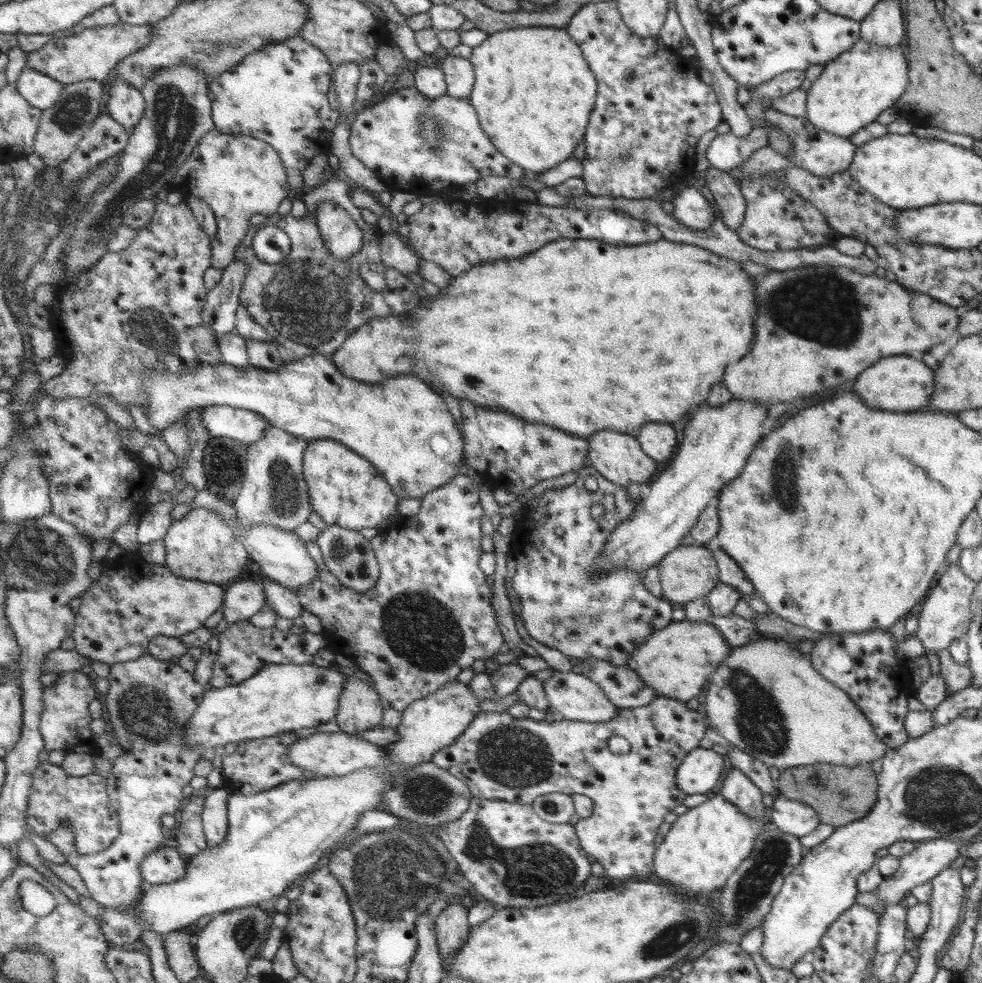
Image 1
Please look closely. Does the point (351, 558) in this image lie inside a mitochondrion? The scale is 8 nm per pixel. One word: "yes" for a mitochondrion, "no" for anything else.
yes

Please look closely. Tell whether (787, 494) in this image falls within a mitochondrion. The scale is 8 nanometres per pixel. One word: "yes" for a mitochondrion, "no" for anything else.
yes

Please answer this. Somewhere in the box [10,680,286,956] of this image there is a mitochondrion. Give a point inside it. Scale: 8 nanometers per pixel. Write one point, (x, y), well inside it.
(245, 932)

